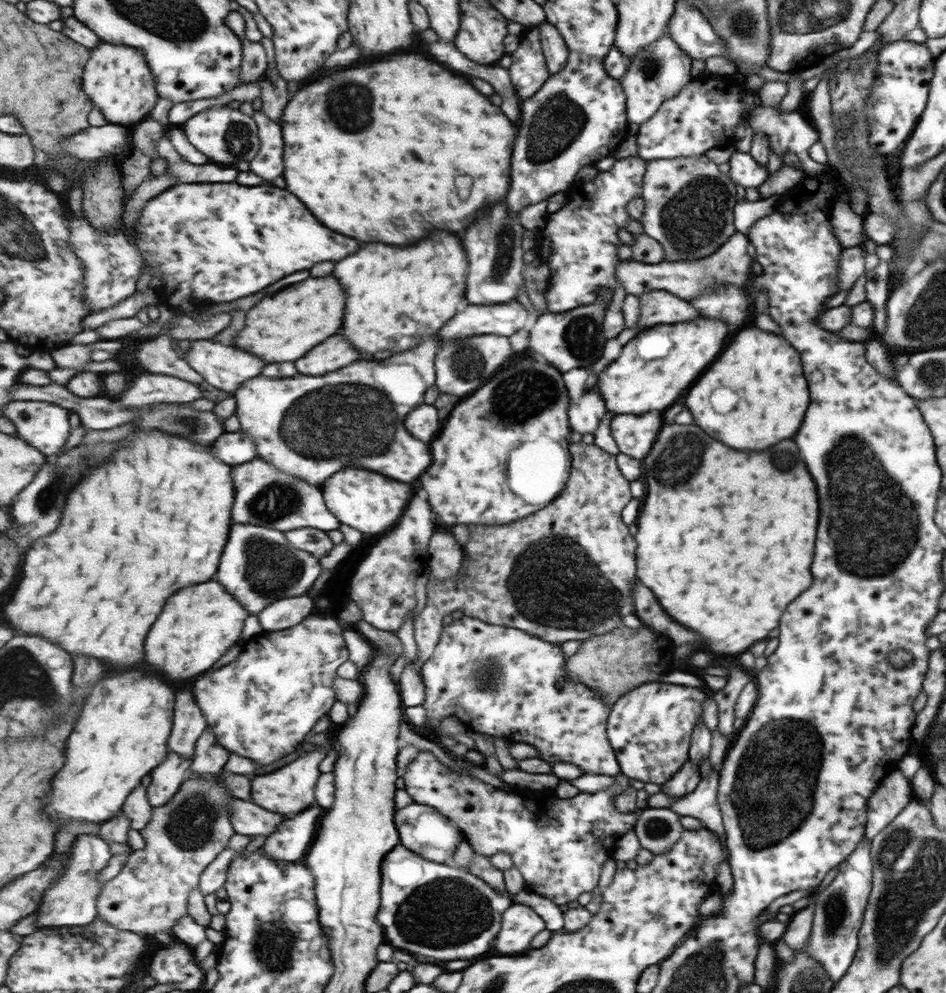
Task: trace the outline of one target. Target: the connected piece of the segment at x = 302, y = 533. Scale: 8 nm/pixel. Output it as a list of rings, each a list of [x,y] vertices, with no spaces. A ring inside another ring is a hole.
[[[298,528],[284,534],[295,548],[310,552],[317,558],[329,556],[336,545],[327,531],[318,528]]]

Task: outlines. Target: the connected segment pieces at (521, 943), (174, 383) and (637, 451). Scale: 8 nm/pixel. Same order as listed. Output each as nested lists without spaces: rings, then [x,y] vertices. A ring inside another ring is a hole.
[[[516,900],[504,914],[504,923],[494,946],[498,954],[525,954],[532,948],[532,940],[545,929],[547,924],[535,909]]]
[[[147,374],[133,381],[133,386],[125,390],[117,402],[121,406],[145,406],[157,402],[195,402],[203,398],[201,390],[195,384],[165,376],[165,374]]]
[[[647,412],[641,416],[633,414],[614,415],[611,420],[611,436],[618,450],[634,459],[641,460],[655,440],[661,428],[661,414]]]

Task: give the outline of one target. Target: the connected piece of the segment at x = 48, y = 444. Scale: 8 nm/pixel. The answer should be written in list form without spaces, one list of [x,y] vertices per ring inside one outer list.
[[[19,400],[9,403],[4,408],[4,416],[10,418],[17,427],[18,434],[33,446],[36,446],[46,456],[59,454],[66,445],[71,434],[69,411],[61,405],[49,401]]]

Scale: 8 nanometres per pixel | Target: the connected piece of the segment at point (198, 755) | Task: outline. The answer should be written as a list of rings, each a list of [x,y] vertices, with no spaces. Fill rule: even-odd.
[[[207,728],[205,733],[199,737],[196,744],[191,772],[198,772],[202,775],[212,775],[224,770],[229,762],[232,753],[225,748],[211,728]]]

